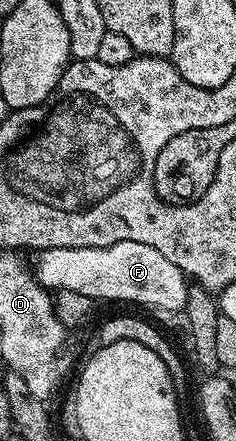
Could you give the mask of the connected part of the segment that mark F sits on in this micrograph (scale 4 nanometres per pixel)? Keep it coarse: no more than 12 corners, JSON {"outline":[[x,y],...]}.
{"outline":[[122,241],[45,249],[44,289],[178,314],[188,278],[161,251]]}

